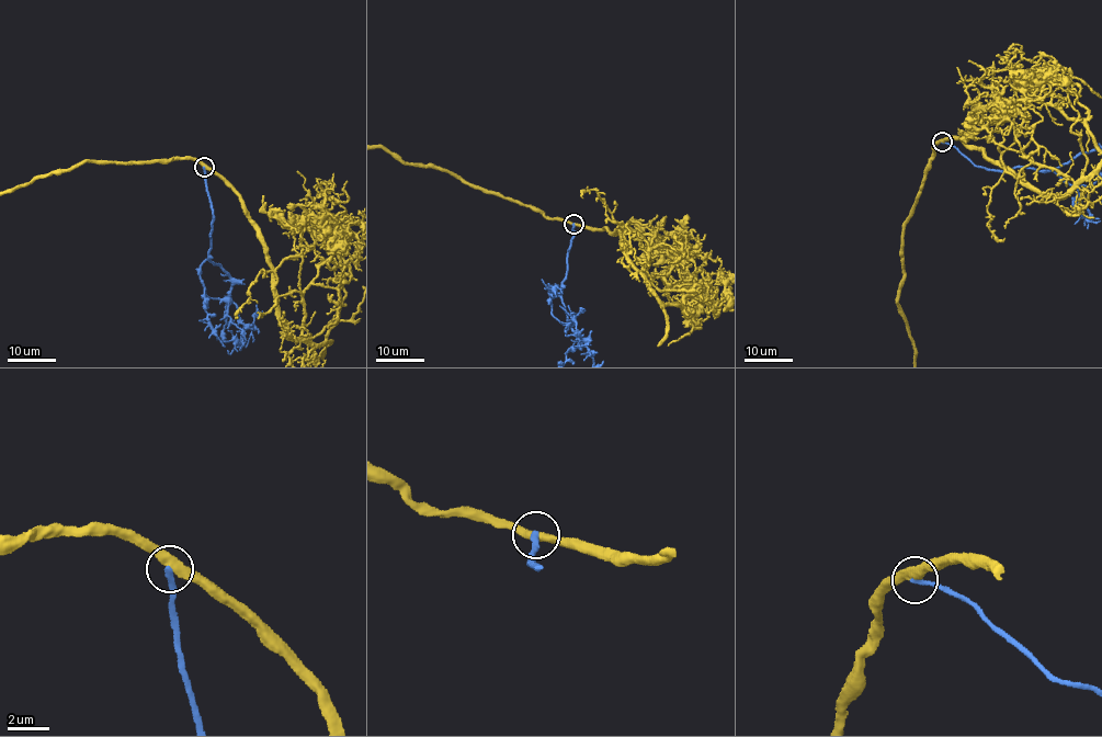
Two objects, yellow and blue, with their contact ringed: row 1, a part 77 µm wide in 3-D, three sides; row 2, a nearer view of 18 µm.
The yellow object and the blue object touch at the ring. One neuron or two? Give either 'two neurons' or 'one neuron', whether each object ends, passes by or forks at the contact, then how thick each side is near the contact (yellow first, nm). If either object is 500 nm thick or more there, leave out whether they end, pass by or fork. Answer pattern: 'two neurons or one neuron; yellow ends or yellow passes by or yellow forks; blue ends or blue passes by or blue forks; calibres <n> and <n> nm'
two neurons; yellow passes by; blue ends; calibres 420 and 240 nm

